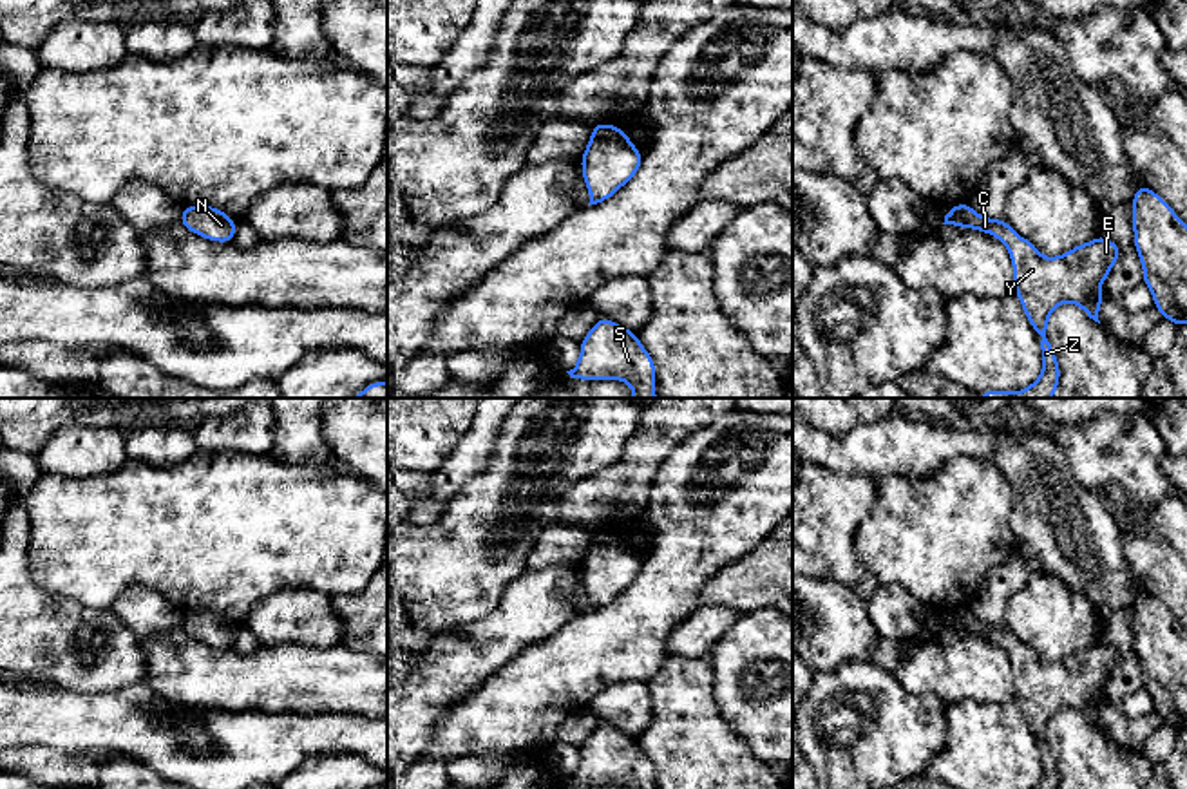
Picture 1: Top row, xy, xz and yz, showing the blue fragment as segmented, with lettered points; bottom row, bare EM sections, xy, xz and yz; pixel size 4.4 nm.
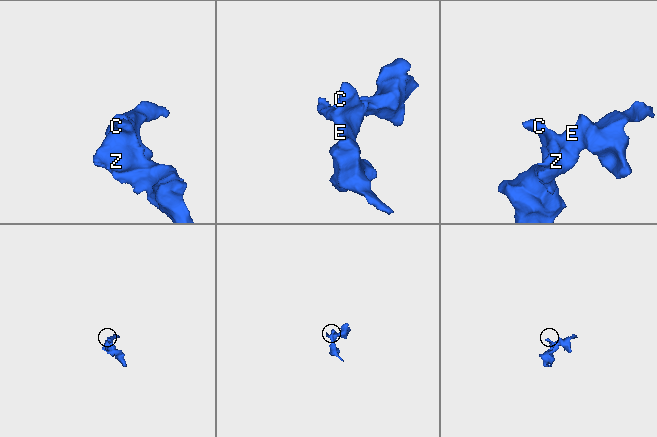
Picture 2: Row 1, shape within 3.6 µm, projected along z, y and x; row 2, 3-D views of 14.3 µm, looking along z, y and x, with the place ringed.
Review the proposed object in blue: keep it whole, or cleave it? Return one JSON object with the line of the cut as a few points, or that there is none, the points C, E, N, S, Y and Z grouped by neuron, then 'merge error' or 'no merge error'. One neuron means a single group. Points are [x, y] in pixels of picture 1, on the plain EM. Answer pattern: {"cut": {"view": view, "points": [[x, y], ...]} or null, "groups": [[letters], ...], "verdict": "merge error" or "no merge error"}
{"cut": null, "groups": [["C", "E", "N", "S", "Y", "Z"]], "verdict": "no merge error"}

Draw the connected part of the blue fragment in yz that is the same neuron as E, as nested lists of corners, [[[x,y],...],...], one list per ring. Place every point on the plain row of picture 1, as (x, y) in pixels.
[[[968,608],[952,612],[943,630],[992,639],[1006,650],[1013,670],[1015,700],[1021,704],[1021,711],[1035,738],[1042,744],[1044,769],[1033,789],[1059,789],[1060,773],[1046,744],[1049,720],[1057,711],[1073,708],[1100,729],[1098,717],[1104,706],[1100,689],[1120,664],[1120,651],[1098,641],[1064,661],[1042,662],[1037,651],[1015,639],[1006,624],[983,623]]]

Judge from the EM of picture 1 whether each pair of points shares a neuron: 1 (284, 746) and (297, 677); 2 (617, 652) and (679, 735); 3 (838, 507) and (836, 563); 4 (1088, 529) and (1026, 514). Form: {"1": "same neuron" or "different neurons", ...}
{"1": "different neurons", "2": "different neurons", "3": "same neuron", "4": "same neuron"}

